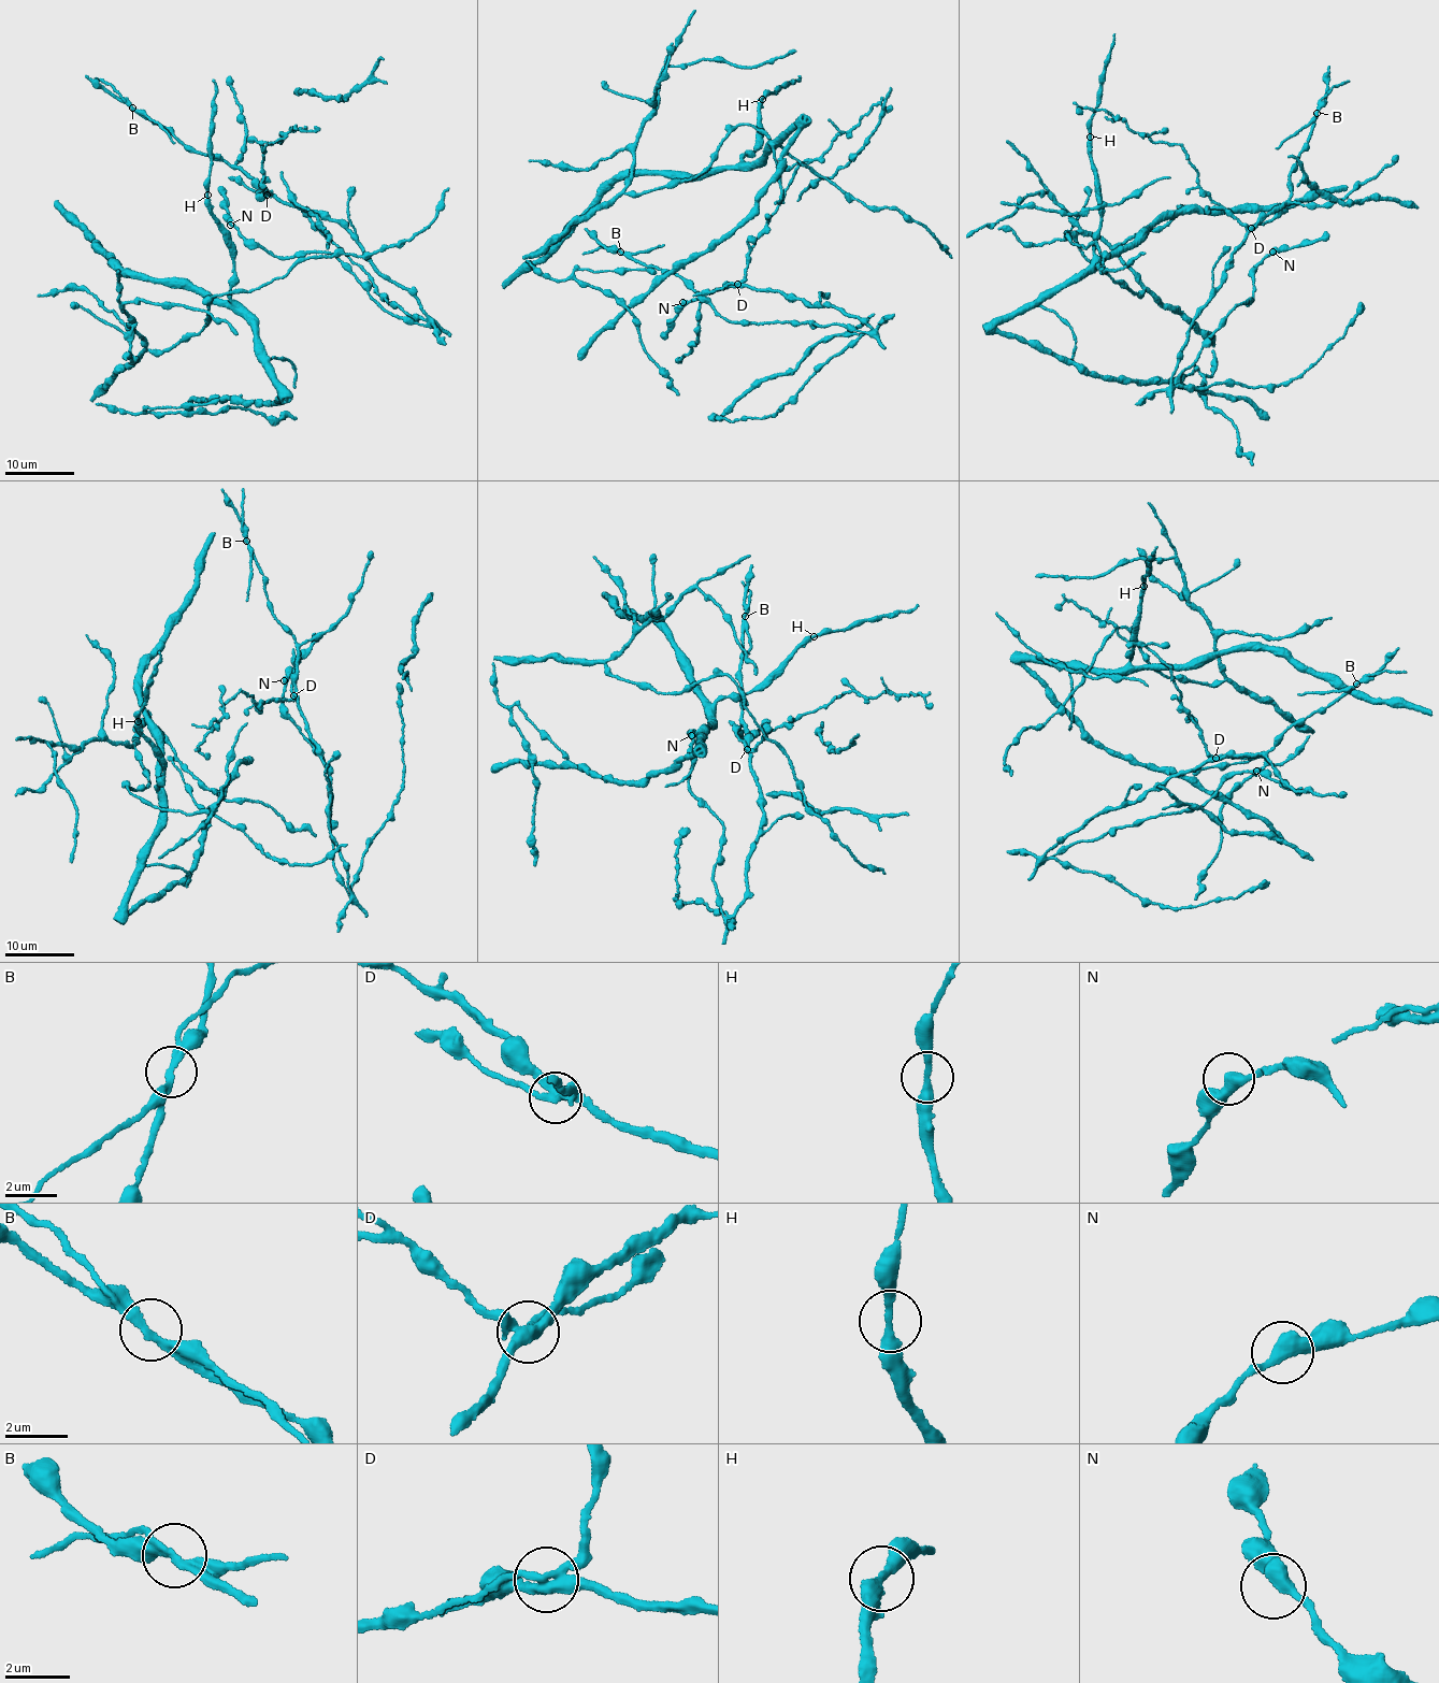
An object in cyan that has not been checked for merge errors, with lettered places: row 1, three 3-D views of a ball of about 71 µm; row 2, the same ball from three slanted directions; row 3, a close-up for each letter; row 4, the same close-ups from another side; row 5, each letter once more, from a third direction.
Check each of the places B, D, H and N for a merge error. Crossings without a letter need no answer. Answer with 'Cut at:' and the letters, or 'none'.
Cut at: B, D

